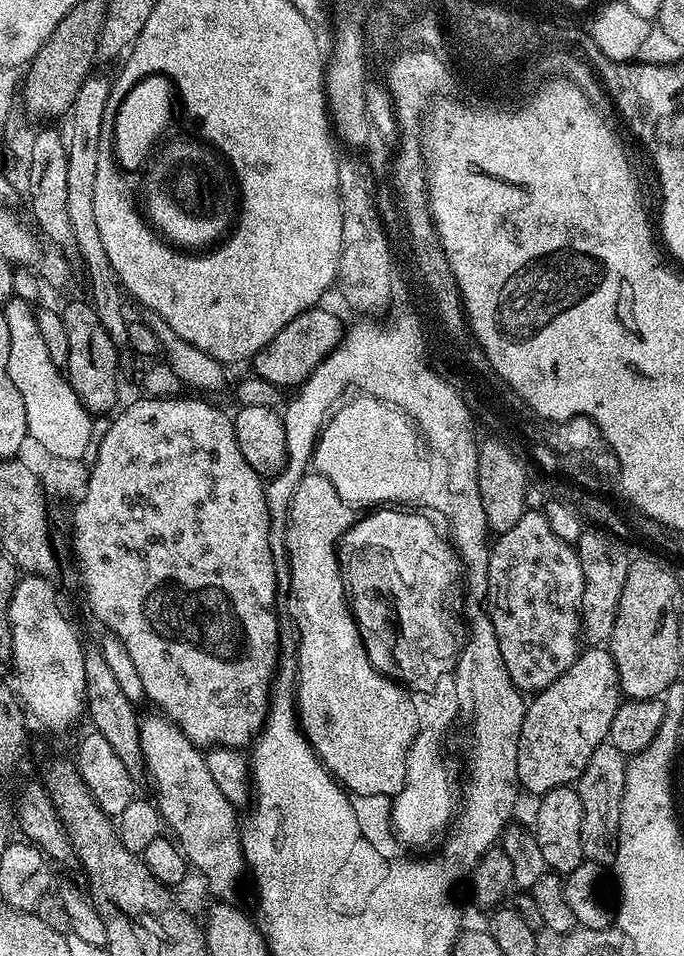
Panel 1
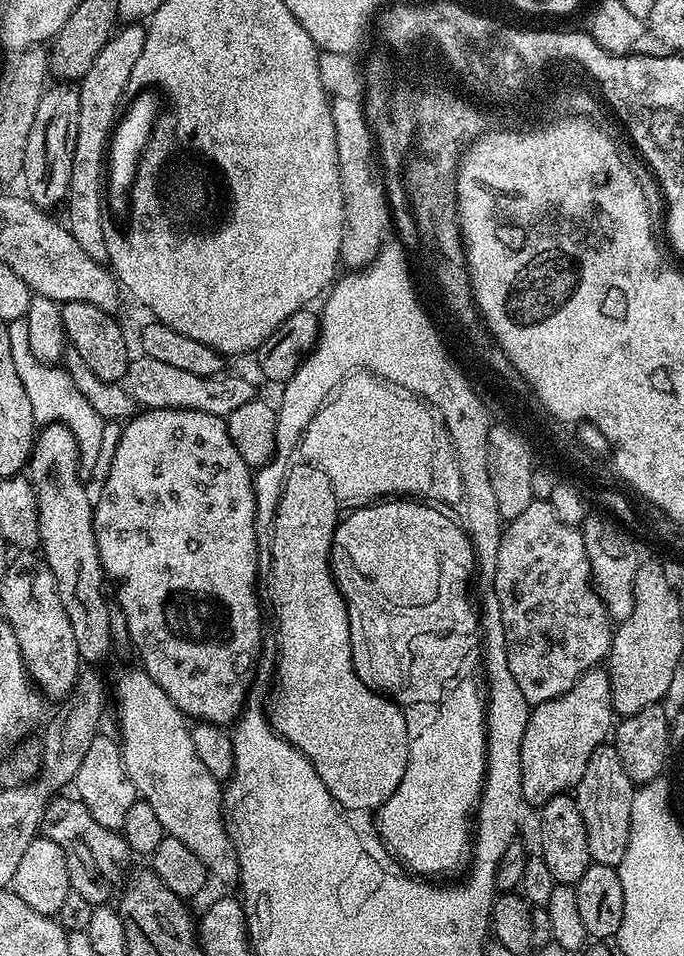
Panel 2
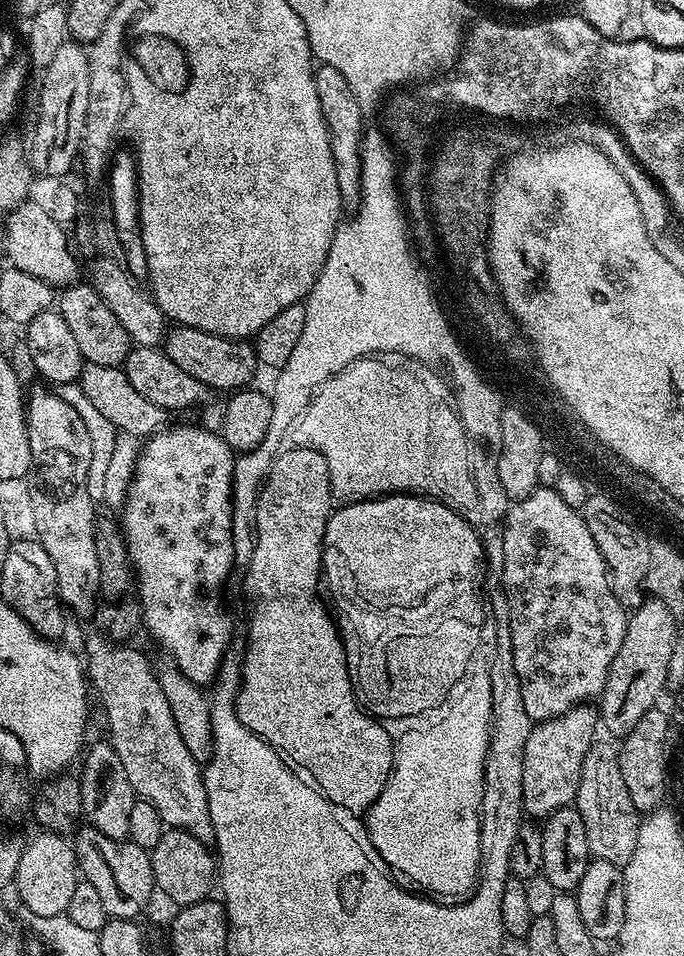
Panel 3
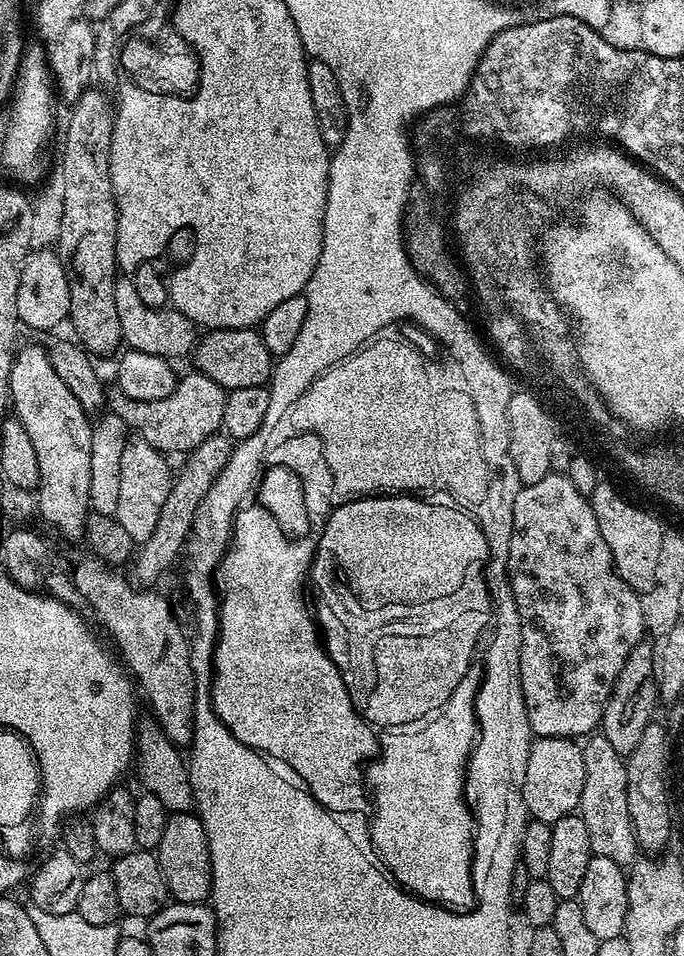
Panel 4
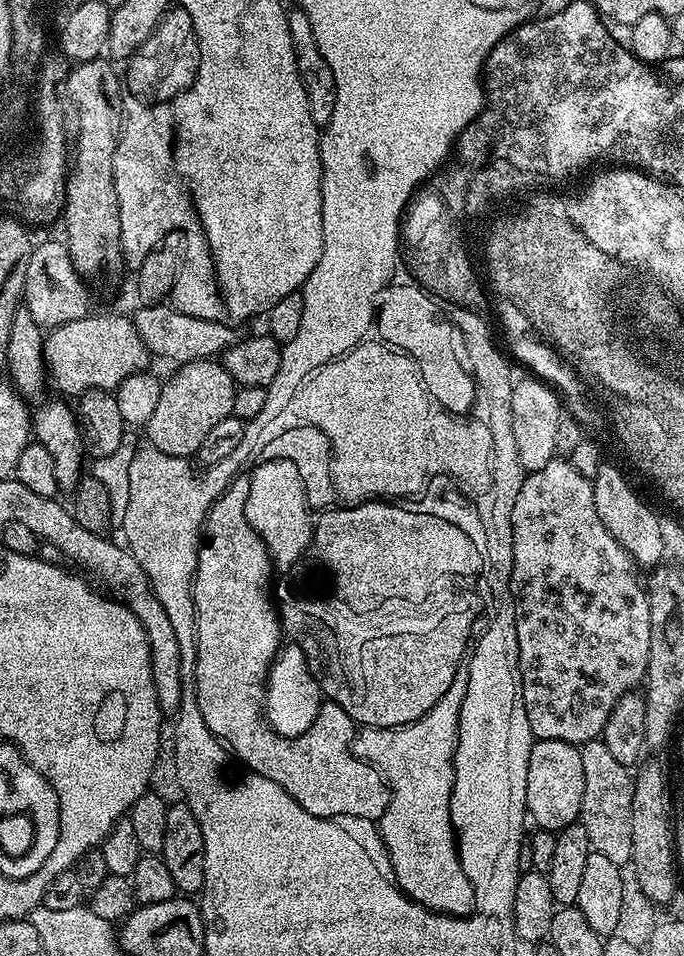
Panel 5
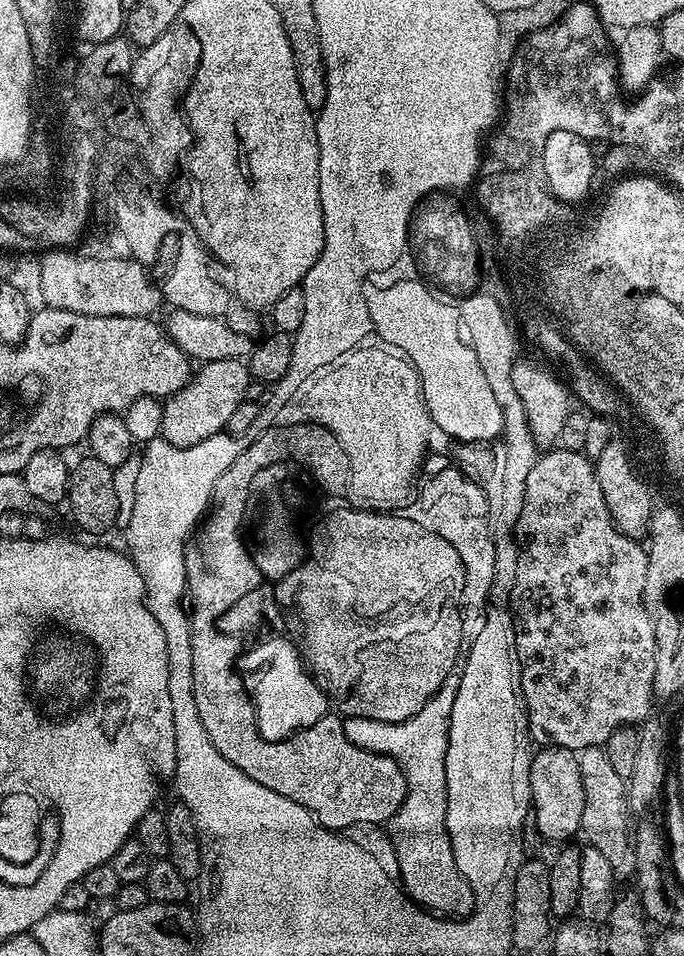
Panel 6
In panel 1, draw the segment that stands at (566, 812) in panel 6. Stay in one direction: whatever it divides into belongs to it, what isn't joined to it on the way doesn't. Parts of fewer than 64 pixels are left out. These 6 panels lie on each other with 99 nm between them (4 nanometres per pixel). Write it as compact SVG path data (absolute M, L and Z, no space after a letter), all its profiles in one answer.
M604 646L585 647L570 670L527 701L522 734L518 738L518 778L521 789L525 793L533 792L533 797L539 798L555 788L575 785L590 762L590 754L594 754L598 745L608 740L610 722L614 722L614 714L620 709L621 703L620 679L611 652Z

